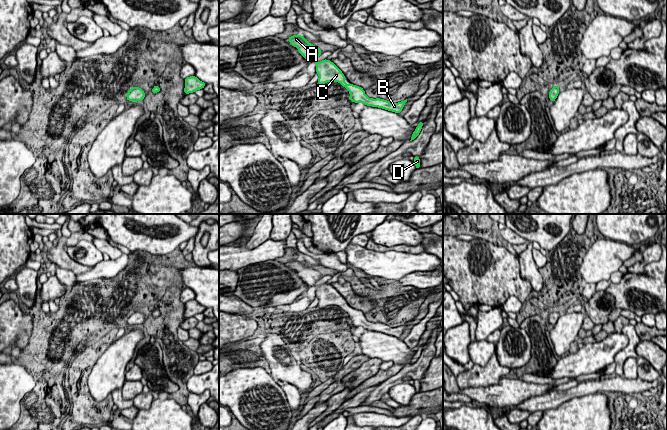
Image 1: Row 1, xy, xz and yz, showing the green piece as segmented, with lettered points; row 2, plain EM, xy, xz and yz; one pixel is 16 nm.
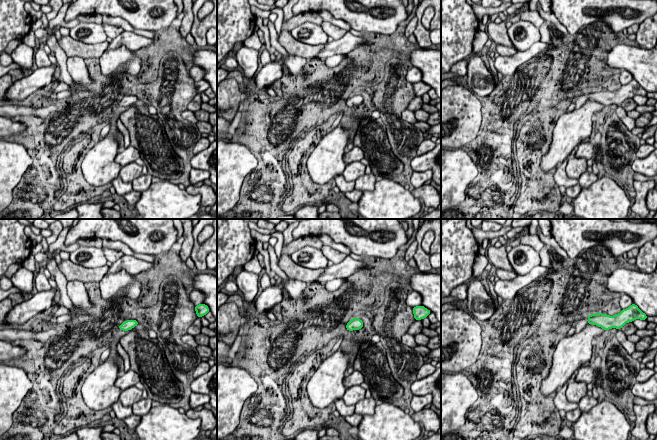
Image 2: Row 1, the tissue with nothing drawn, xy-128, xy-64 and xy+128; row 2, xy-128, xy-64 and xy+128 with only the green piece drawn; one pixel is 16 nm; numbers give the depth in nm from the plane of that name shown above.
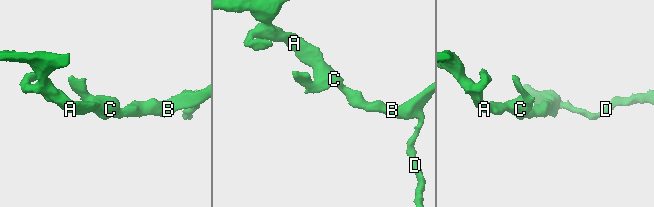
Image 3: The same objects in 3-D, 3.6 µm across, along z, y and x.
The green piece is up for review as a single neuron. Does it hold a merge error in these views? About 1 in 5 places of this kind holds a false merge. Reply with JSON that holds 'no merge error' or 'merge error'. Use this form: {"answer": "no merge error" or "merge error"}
{"answer": "no merge error"}

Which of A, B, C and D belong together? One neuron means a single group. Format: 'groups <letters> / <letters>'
groups A B C D

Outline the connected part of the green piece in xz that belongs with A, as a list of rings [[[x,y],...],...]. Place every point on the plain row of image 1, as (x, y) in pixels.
[[[296,258],[288,262],[289,267],[298,273],[298,276],[309,286],[316,287],[316,297],[319,299],[318,307],[322,312],[327,306],[338,306],[349,315],[350,326],[362,326],[366,330],[378,331],[400,338],[407,323],[398,327],[390,327],[385,323],[369,322],[362,311],[345,307],[344,297],[330,284],[324,283],[316,286],[316,282],[321,280],[319,271],[309,267],[302,259]]]

